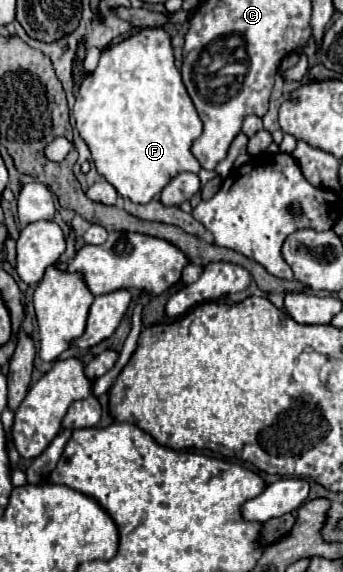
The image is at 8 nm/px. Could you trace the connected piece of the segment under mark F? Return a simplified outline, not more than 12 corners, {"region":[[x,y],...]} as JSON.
{"region":[[171,35],[103,49],[73,115],[97,173],[149,203],[199,171]]}

